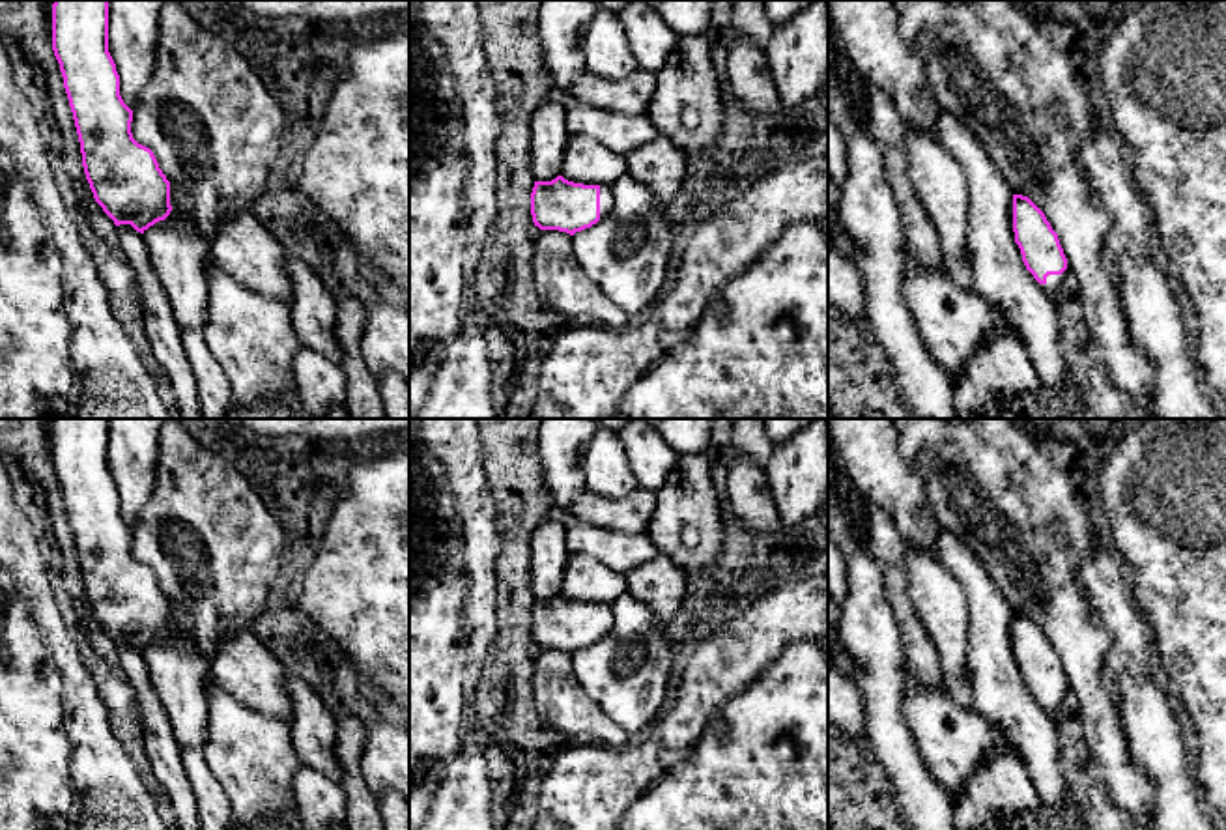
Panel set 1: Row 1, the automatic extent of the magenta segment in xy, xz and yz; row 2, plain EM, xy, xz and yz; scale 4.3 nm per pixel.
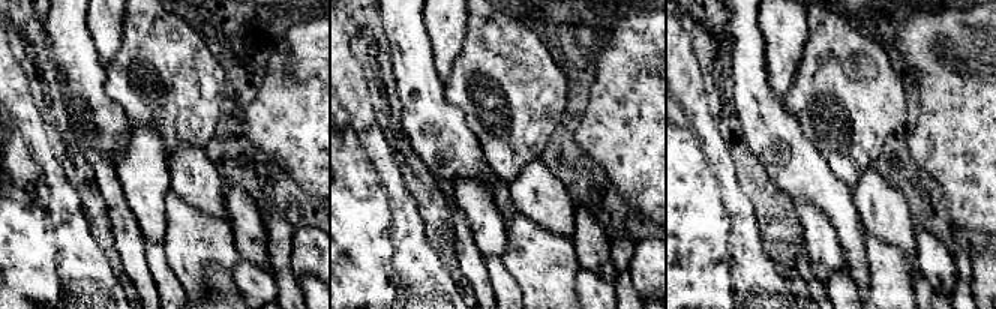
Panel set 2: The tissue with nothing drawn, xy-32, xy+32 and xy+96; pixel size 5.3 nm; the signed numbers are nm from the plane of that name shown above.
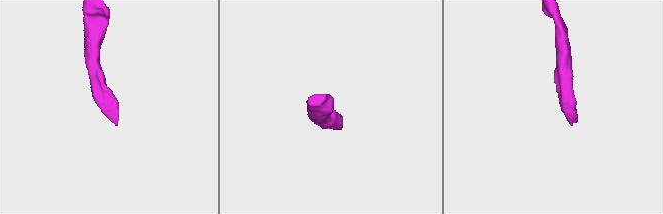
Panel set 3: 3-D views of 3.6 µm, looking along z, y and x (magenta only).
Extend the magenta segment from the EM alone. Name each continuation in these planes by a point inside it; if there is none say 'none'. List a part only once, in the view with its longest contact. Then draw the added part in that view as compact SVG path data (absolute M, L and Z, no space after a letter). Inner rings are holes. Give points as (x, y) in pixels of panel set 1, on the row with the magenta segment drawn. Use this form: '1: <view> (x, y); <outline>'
1: yz (1054, 283); M1069 265L1062 275L1048 275L1045 284L1039 284L1041 292L1054 303L1065 284L1065 277L1069 273Z

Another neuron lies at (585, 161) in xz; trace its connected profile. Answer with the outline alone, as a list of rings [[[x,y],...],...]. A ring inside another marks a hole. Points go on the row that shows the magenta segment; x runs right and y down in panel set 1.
[[[568,135],[561,176],[583,185],[613,185],[628,174],[624,155],[604,148],[596,140]]]

